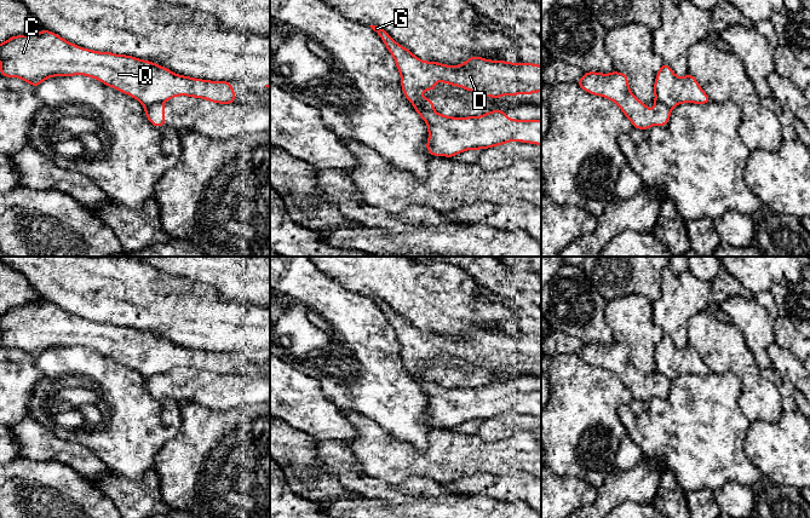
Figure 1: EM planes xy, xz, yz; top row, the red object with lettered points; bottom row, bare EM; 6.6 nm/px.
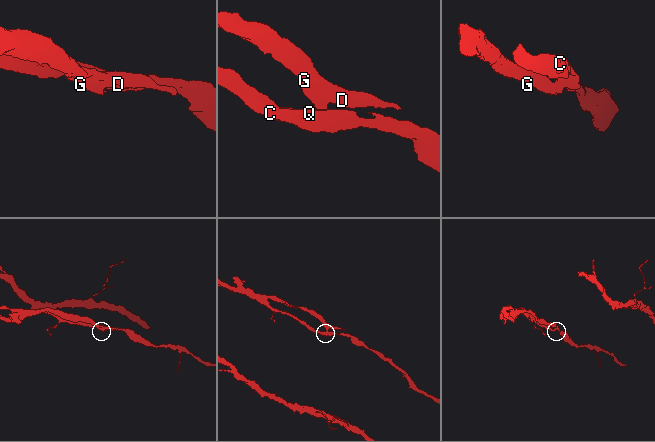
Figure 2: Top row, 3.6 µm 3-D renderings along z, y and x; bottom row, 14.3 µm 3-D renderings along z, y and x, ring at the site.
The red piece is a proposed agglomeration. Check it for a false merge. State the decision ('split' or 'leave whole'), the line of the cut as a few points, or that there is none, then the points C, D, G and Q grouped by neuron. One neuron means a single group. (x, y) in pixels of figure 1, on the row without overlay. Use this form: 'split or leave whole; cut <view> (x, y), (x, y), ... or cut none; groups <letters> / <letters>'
split; cut xz (413, 374), (432, 381); groups C Q / D G

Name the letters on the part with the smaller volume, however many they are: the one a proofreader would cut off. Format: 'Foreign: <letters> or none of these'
Foreign: D, G

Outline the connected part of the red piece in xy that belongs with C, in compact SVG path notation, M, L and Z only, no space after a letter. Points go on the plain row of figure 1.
M45 300L2 313L0 344L1 347L23 350L34 358L58 346L86 346L136 369L144 378L177 367L235 374L235 362L228 352L177 346L149 332L82 320Z

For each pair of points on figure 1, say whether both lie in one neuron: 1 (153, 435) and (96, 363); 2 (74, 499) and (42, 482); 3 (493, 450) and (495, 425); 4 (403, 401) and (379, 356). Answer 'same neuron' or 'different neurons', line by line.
1: same neuron
2: same neuron
3: different neurons
4: same neuron

